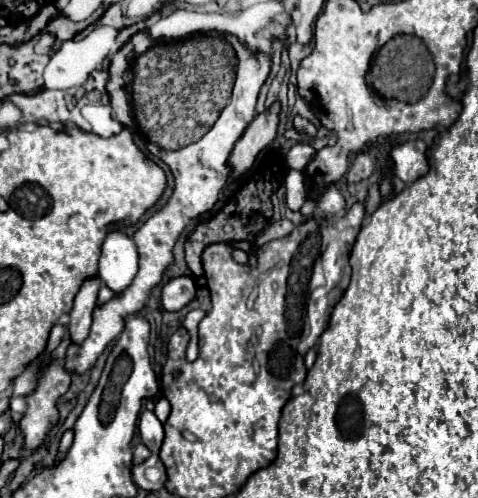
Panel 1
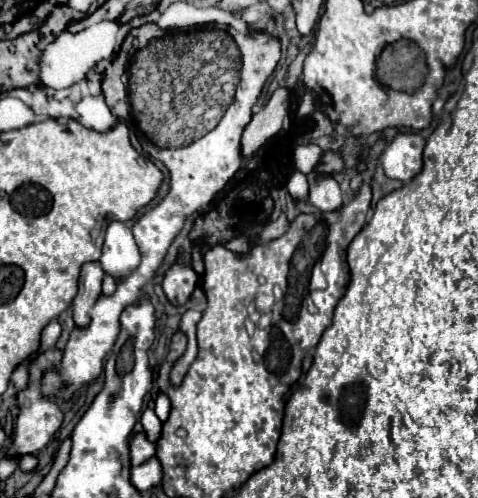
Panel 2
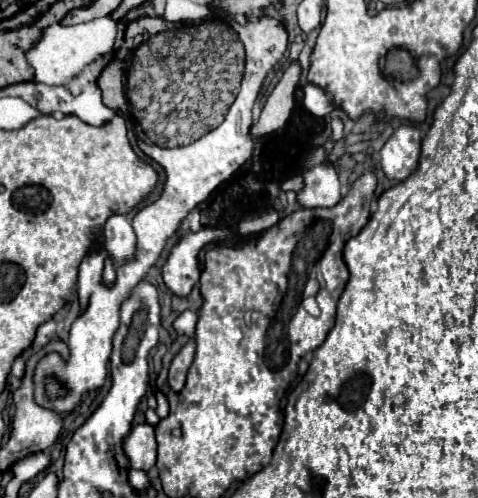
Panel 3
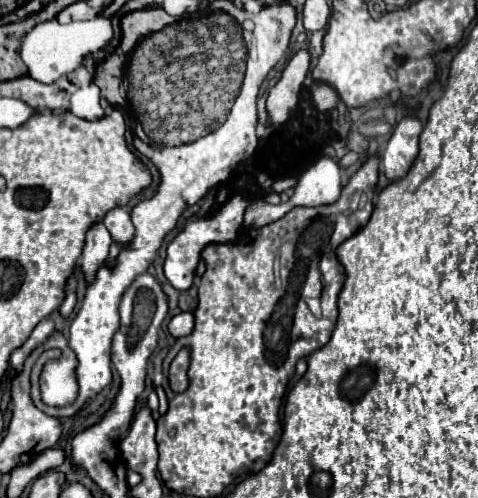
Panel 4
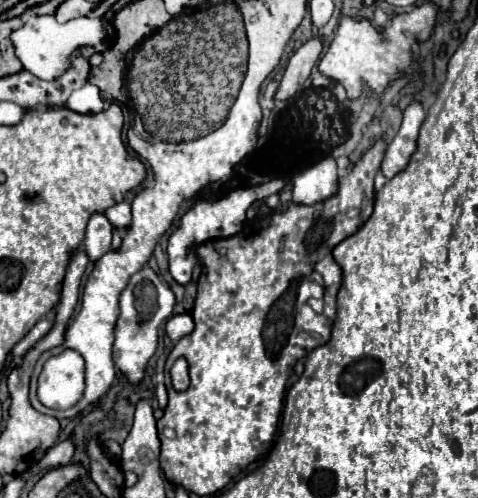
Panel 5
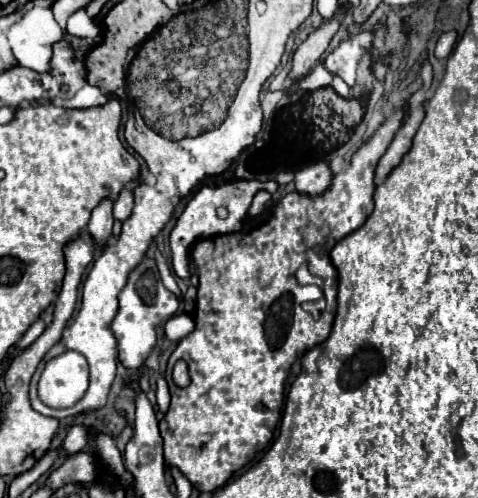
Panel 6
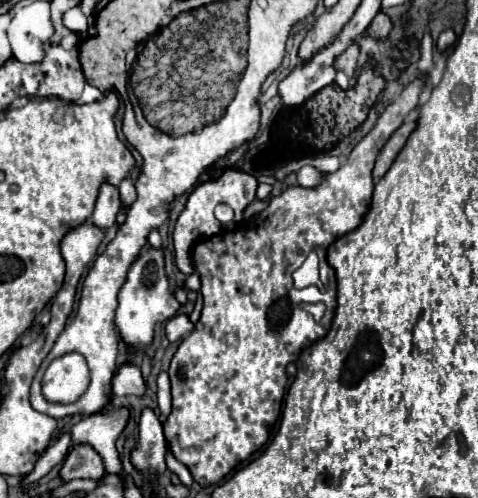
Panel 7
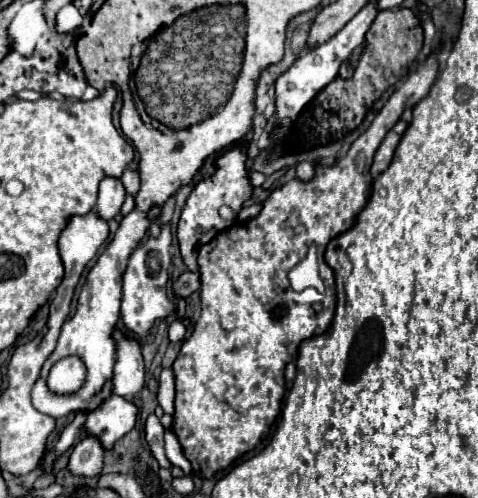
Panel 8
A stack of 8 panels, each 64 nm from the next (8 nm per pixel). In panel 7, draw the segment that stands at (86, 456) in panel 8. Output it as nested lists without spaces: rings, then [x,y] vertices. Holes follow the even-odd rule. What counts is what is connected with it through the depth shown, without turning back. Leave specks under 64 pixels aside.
[[[88,444],[74,446],[68,454],[66,460],[60,468],[60,478],[62,482],[70,482],[74,478],[90,478],[90,480],[100,480],[104,476],[104,464]]]

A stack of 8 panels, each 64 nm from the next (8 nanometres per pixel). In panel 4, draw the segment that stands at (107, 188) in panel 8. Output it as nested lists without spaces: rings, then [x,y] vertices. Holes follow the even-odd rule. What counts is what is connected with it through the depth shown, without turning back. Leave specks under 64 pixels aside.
[[[94,224],[90,228],[90,232],[86,234],[86,246],[80,258],[80,272],[86,280],[86,284],[90,284],[96,278],[98,268],[104,266],[104,260],[108,256],[108,248],[110,248],[110,236],[108,230],[104,228],[104,224]]]

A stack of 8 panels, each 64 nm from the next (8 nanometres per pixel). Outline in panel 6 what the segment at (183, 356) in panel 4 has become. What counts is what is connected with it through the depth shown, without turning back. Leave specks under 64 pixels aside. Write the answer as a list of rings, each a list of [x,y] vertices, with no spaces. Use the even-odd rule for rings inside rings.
[[[178,362],[174,368],[176,368],[176,372],[174,372],[174,376],[172,376],[172,378],[174,378],[174,384],[180,386],[180,388],[186,388],[186,386],[190,384],[190,376],[188,376],[188,372],[186,372],[186,366],[184,366],[182,362]],[[178,368],[182,368],[182,370],[178,370]]]

